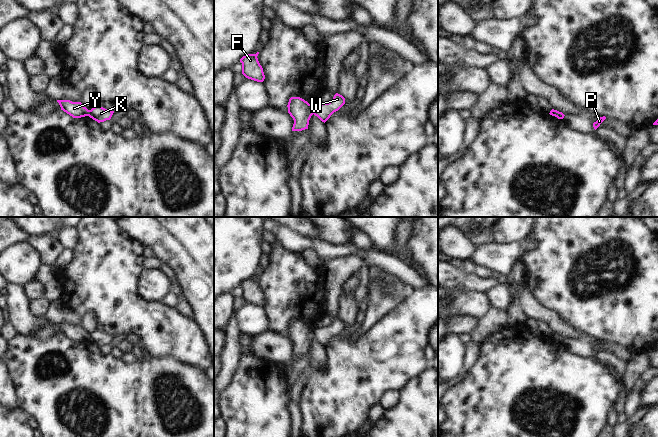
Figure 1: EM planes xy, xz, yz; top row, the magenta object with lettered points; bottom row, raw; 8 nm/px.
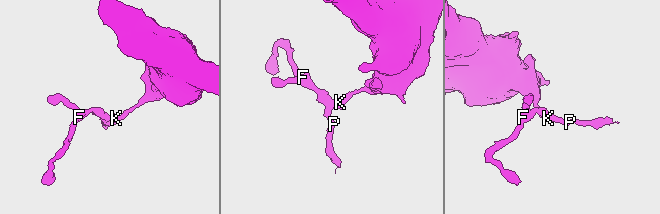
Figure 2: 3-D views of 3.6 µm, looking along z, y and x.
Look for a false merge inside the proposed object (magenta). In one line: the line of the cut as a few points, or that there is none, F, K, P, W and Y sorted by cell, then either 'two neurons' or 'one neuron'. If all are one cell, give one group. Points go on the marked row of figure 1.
cut in xz along (311, 106), (313, 113); F P Y / K W; two neurons

